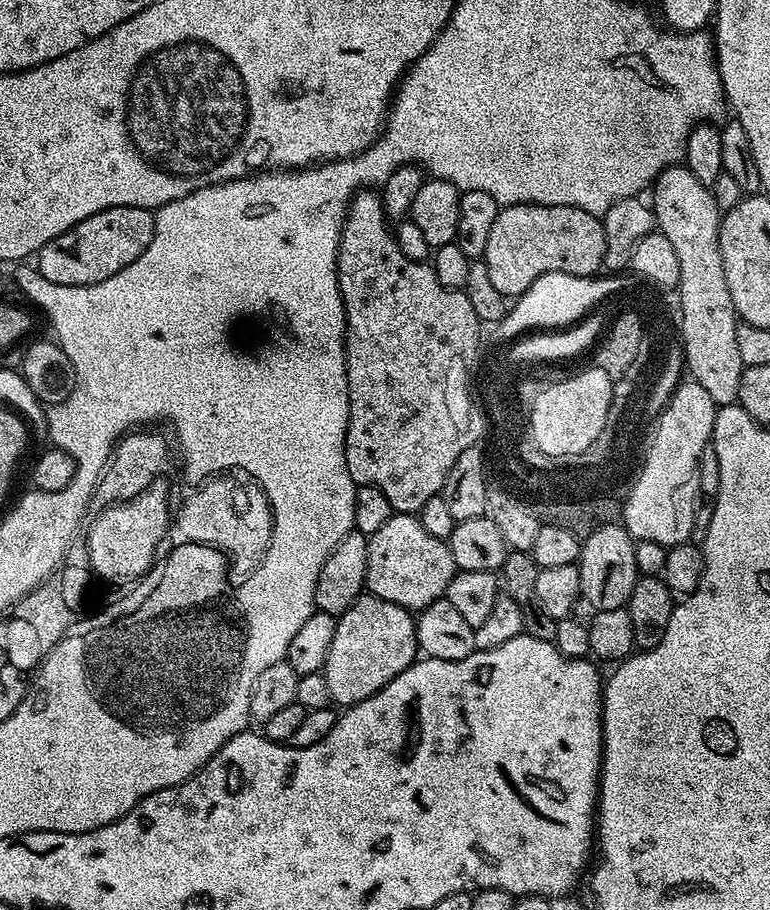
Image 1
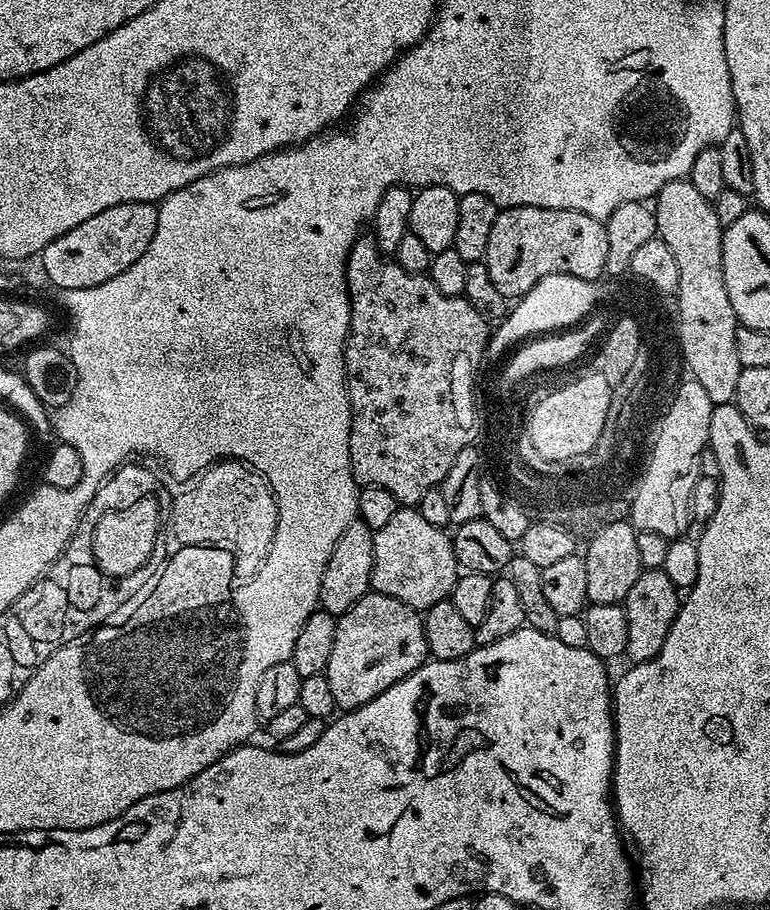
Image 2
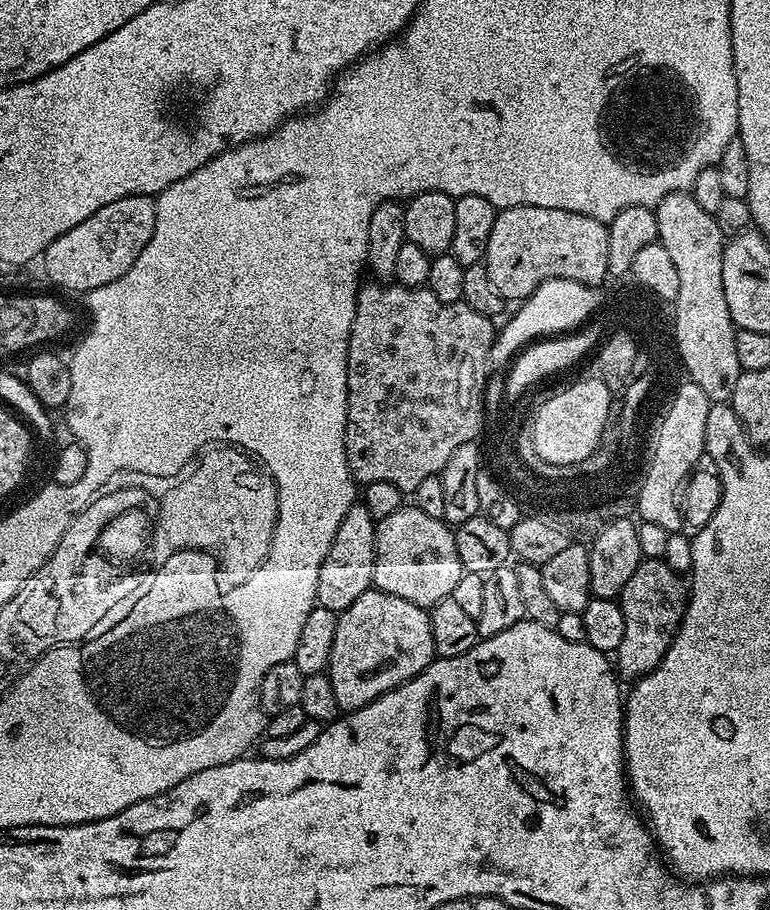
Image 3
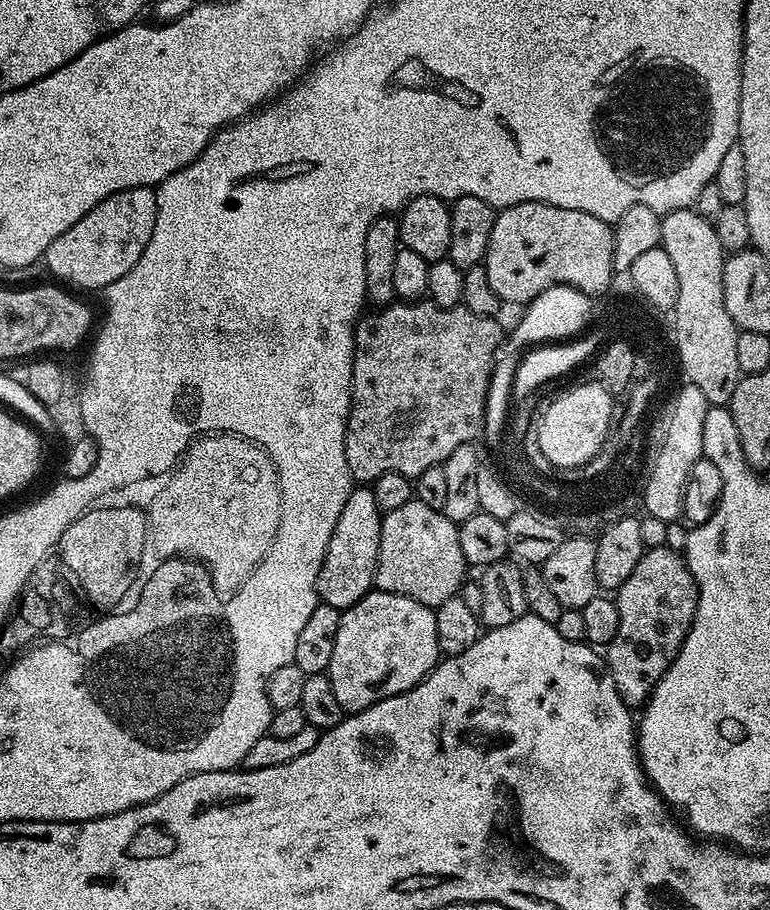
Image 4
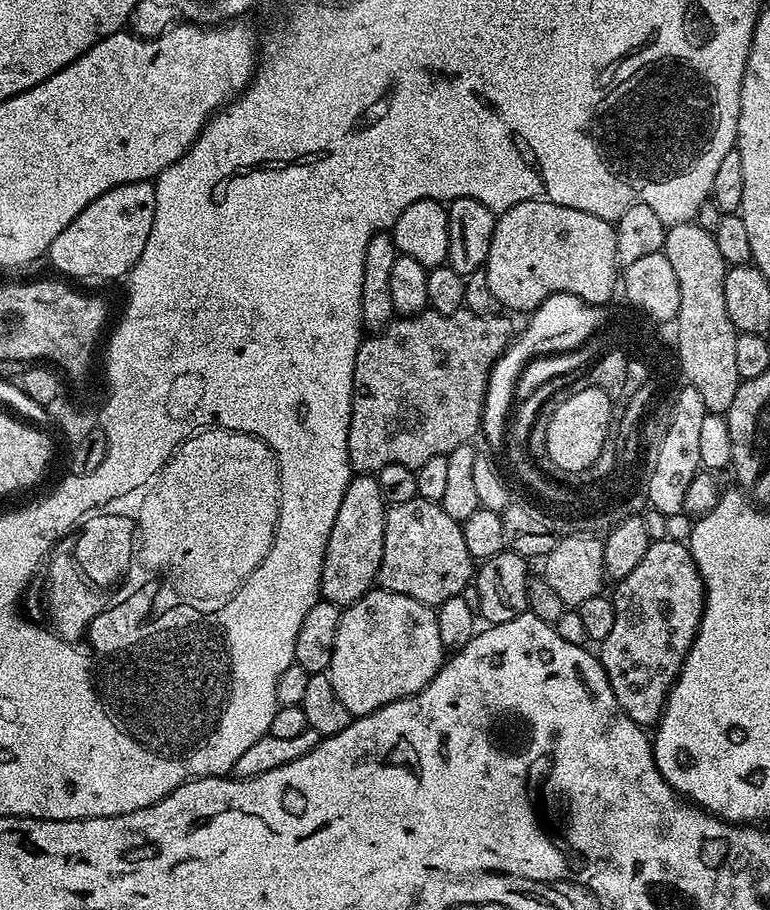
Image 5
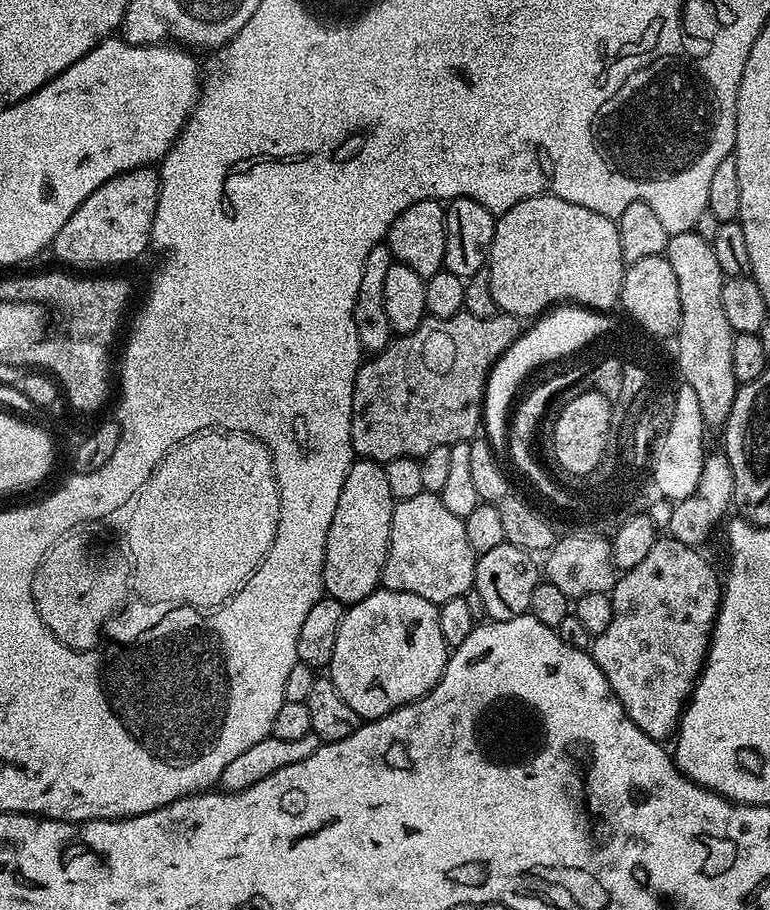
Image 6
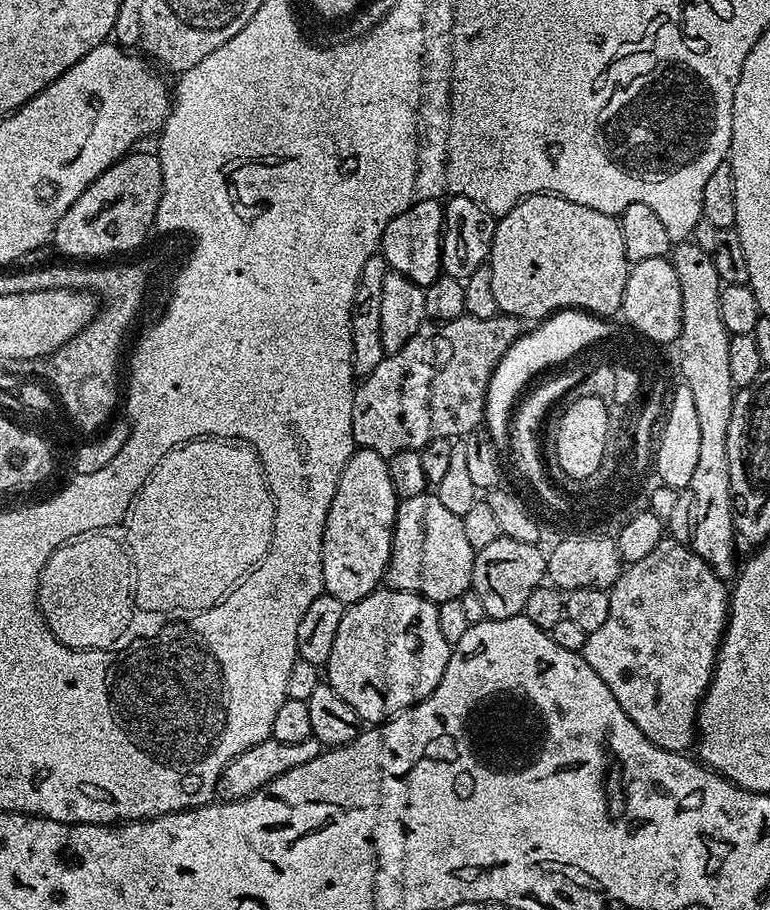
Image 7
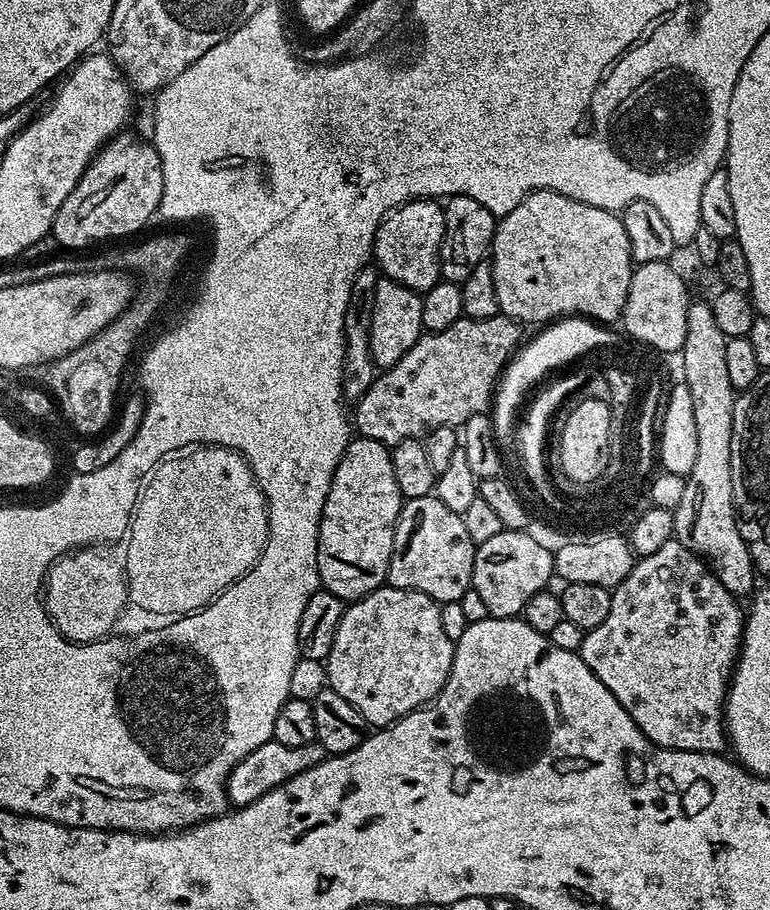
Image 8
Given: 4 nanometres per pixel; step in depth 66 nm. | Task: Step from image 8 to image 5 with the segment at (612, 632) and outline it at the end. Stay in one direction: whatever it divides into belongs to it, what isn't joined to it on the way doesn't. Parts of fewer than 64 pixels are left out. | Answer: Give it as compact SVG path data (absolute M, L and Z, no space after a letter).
M667 539L651 541L642 562L638 562L638 566L634 566L634 570L630 570L615 588L616 593L610 596L614 606L614 627L604 640L599 641L598 659L606 670L606 678L614 690L614 698L618 698L620 709L636 724L652 726L659 721L668 700L668 691L678 678L686 654L692 649L698 634L704 613L704 583L687 543Z

